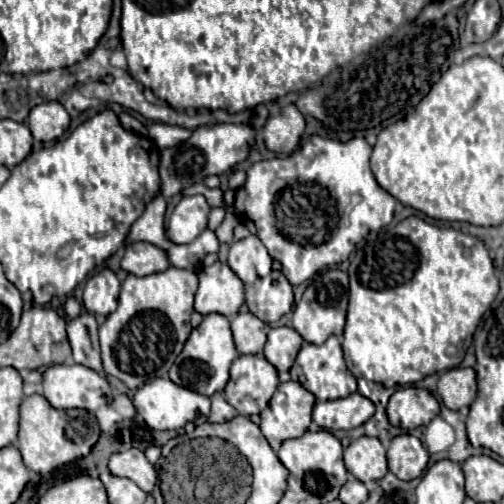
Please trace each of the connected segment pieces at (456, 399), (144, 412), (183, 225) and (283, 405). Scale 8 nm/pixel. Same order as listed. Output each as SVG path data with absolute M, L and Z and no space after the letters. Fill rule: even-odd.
M451 368L441 374L437 394L451 410L467 410L477 396L477 380L473 368Z
M157 378L157 380L147 382L145 386L137 388L137 392L133 396L133 406L149 428L179 430L187 422L193 422L197 416L207 416L211 400L207 396L201 396L201 394L193 392L193 390L187 390L183 386L173 384L169 378Z
M185 196L175 206L169 224L167 224L167 236L175 244L187 244L193 242L205 228L207 228L207 216L209 216L209 204L205 196Z
M283 382L261 412L261 432L277 452L283 440L299 438L311 424L311 408L315 404L313 394L299 382Z

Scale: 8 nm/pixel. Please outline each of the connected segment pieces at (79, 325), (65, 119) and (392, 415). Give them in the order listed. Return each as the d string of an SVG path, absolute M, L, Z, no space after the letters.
M79 314L67 324L67 336L73 348L73 358L77 364L101 370L101 350L97 338L97 320L93 314Z
M43 102L29 112L27 126L35 140L51 142L63 136L69 128L69 114L61 102Z
M413 386L405 388L405 390L397 390L389 398L387 416L393 426L413 430L423 424L423 414L425 414L425 410L417 398L417 388L413 388Z

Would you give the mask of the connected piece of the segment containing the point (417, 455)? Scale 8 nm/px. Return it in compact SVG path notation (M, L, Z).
M399 434L391 440L387 448L389 470L401 480L413 480L423 474L429 462L429 454L421 440L411 434Z

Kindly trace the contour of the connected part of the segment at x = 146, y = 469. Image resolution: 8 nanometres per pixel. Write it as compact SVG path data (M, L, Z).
M129 448L125 452L113 454L109 460L109 470L115 476L125 476L133 480L145 492L151 492L157 484L155 466L145 458L143 450L139 448Z

